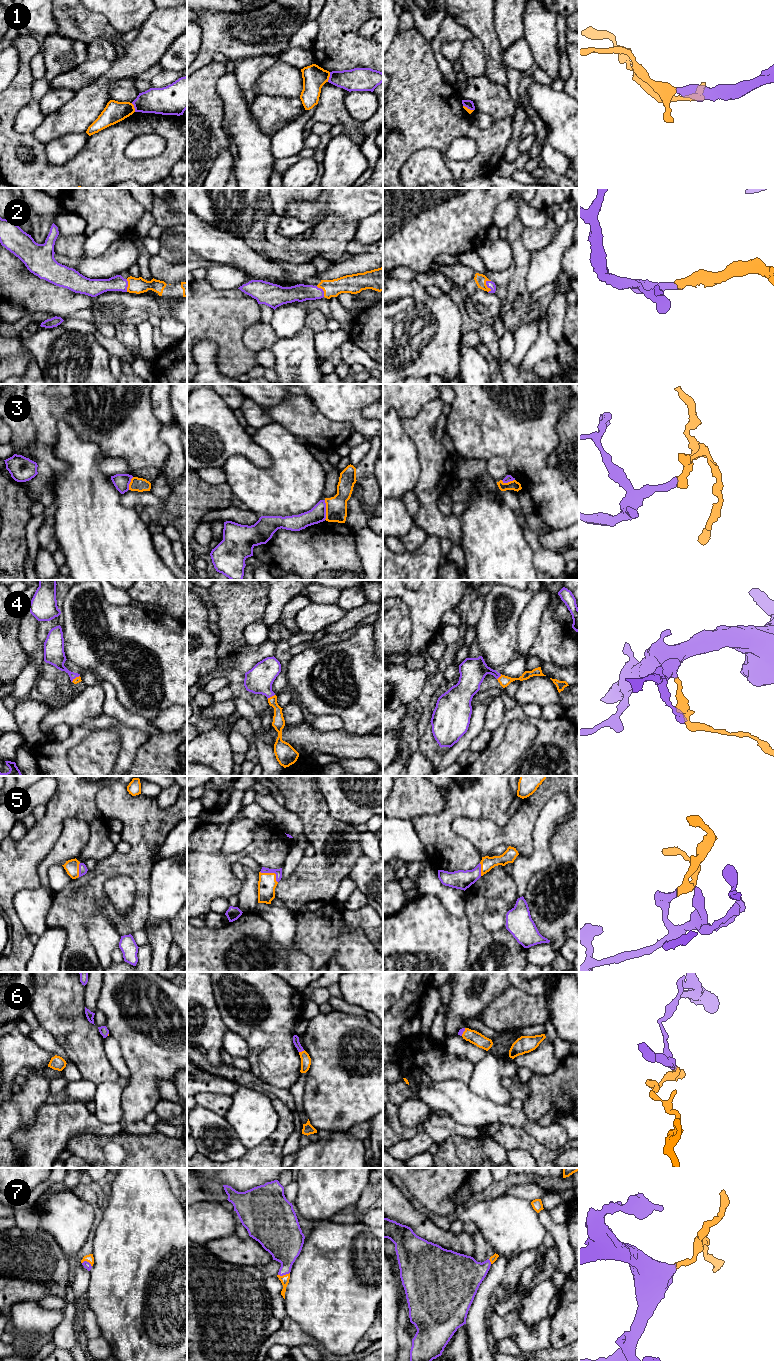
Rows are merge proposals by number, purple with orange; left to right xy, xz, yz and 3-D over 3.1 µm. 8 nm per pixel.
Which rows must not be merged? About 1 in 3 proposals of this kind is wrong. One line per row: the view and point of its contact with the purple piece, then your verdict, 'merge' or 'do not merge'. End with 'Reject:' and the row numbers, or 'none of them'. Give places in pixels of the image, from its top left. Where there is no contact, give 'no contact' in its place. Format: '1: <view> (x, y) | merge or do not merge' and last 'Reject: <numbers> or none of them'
1: xz (329, 77) | do not merge
2: yz (487, 286) | merge
3: xz (325, 510) | do not merge
4: xz (270, 696) | merge
5: xz (272, 872) | merge
6: xz (301, 1051) | merge
7: xz (283, 1274) | merge
Reject: 1, 3

